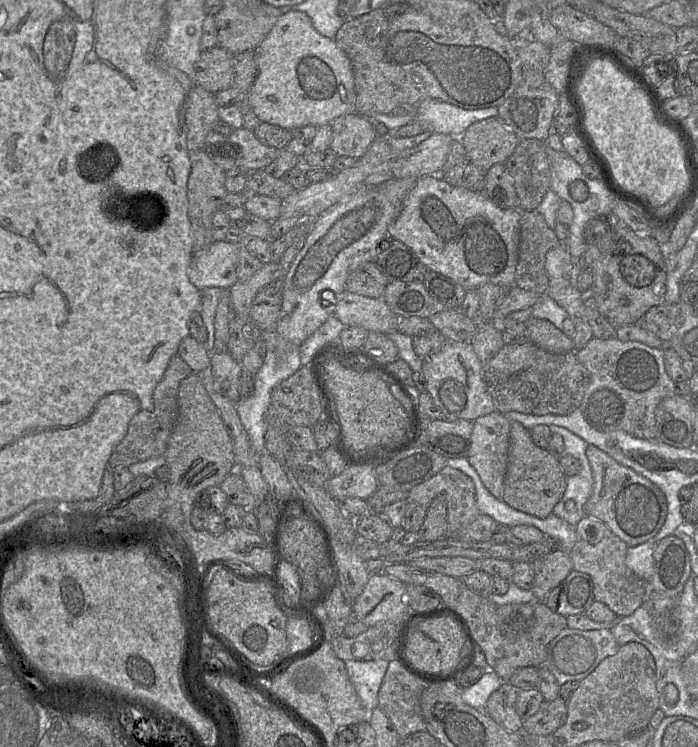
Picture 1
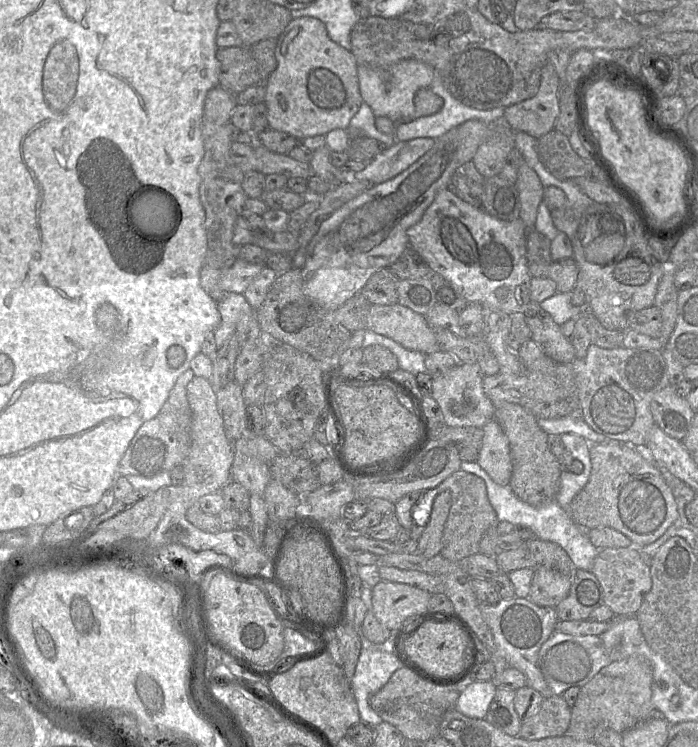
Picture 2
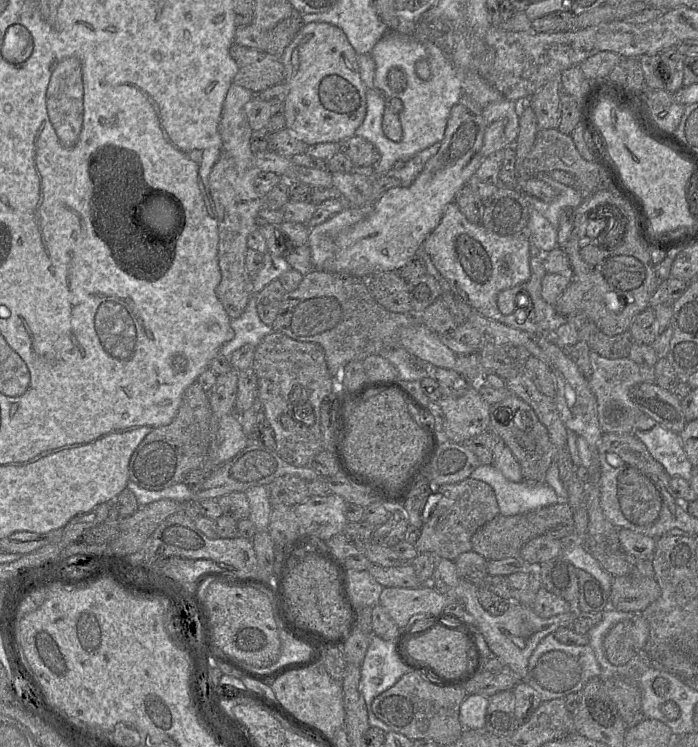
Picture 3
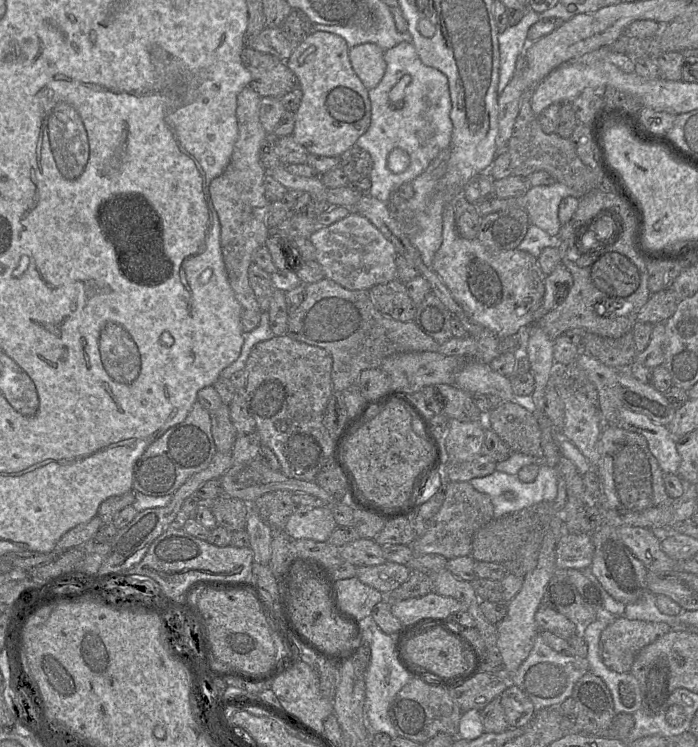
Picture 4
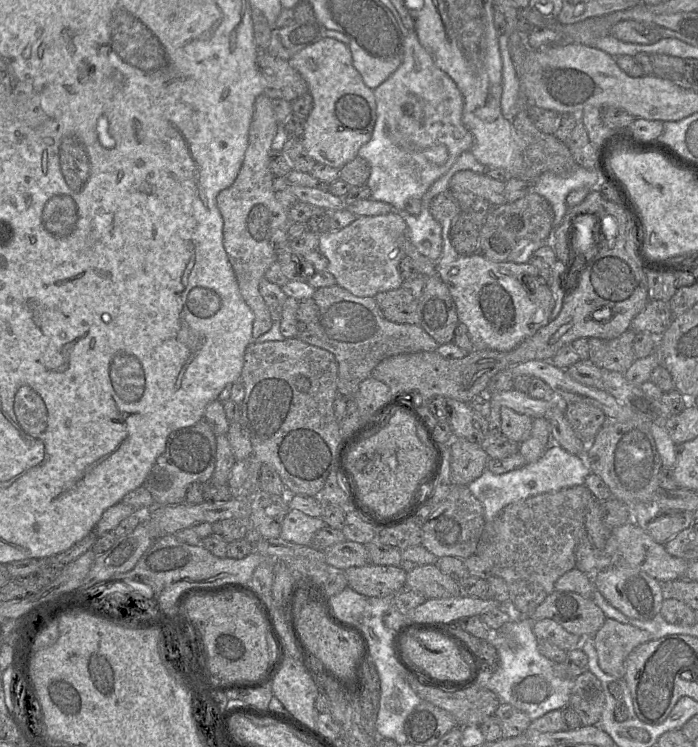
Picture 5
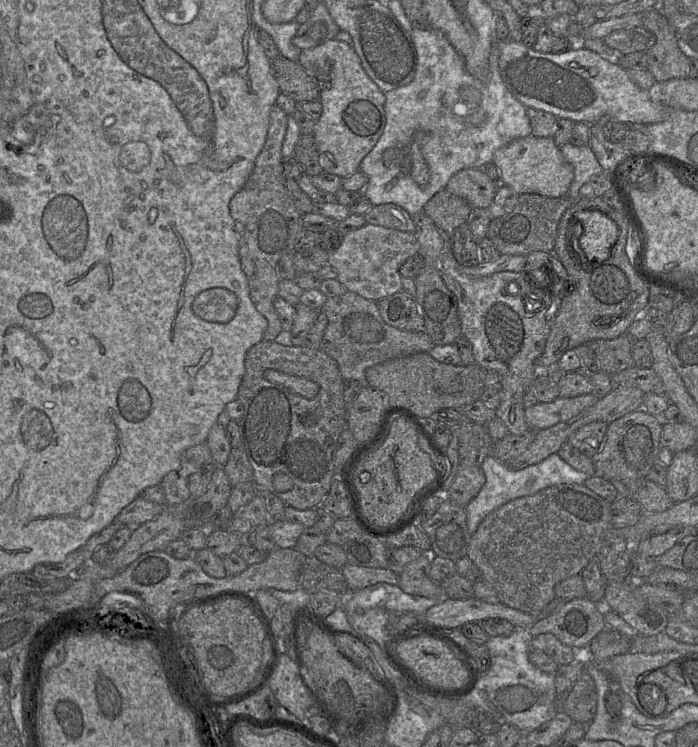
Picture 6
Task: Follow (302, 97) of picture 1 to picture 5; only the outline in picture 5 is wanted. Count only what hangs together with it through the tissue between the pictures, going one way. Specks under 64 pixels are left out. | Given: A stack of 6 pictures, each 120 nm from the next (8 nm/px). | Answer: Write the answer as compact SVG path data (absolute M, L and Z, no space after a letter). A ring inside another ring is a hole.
M326 36L301 49L288 61L307 82L309 94L313 97L313 108L305 119L305 129L301 138L303 146L317 163L340 170L358 156L360 147L372 137L377 118L373 90L363 82L360 73L354 67L349 47L334 38Z

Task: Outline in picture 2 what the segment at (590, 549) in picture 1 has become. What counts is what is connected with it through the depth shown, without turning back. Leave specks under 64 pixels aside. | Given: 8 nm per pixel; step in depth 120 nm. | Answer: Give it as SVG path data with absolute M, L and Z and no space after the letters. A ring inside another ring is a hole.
M632 545L621 548L598 548L591 572L603 591L603 603L618 615L635 615L652 587L649 563L641 558L640 548Z

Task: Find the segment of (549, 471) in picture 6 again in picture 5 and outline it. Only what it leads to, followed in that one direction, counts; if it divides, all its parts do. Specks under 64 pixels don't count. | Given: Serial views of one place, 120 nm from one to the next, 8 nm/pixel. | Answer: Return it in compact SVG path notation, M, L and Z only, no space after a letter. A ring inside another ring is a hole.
M551 443L542 457L534 463L527 463L521 468L495 475L485 469L483 474L472 481L468 488L484 509L484 519L491 522L507 505L548 492L584 485L591 473L583 455L573 455L556 443Z

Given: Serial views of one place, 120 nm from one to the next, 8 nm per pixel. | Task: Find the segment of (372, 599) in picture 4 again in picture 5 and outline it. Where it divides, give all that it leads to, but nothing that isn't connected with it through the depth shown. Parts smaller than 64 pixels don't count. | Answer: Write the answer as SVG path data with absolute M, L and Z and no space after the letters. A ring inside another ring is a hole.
M347 586L340 593L329 597L332 615L342 623L360 625L367 598Z

